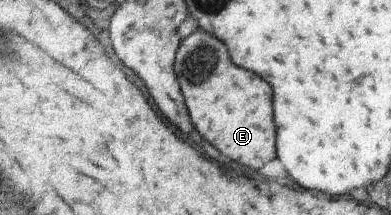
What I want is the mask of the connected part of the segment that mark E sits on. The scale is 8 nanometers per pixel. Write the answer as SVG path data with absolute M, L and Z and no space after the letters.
M197 28L179 42L173 73L196 132L226 158L248 168L262 168L275 156L272 90L264 80L236 68L230 60L222 42Z

